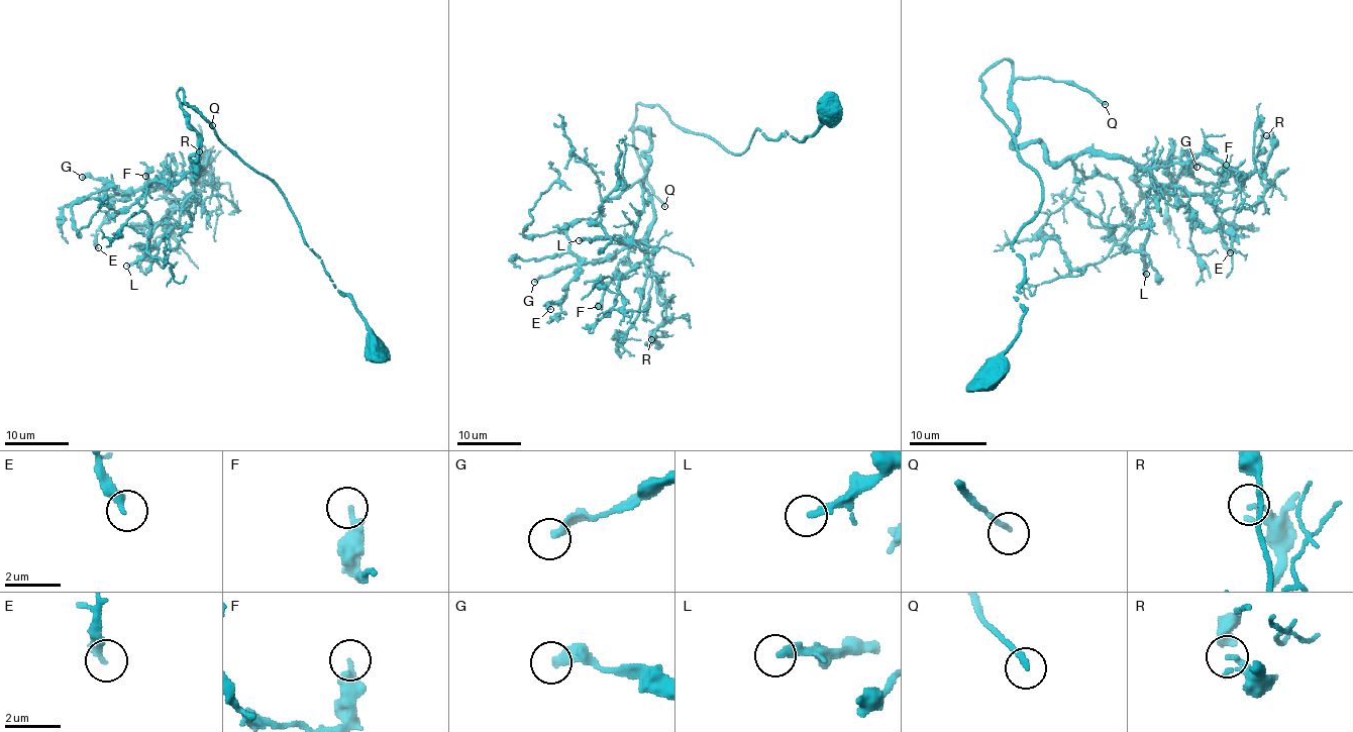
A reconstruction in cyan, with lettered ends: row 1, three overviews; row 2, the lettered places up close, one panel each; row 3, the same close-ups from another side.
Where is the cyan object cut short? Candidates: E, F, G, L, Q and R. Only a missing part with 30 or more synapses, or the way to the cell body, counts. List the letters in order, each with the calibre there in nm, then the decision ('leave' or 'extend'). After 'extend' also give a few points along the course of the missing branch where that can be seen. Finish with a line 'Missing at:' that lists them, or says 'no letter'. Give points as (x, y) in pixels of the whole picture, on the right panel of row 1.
E: 300 nm | leave
F: 340 nm | leave
G: 320 nm | leave
L: 280 nm | extend | (1146, 274), (1159, 274), (1163, 280), (1163, 286), (1150, 303), (1148, 349), (1132, 336), (1132, 324)
Q: 200 nm | extend | (1105, 104), (1123, 108), (1142, 169), (1130, 231), (1096, 265), (1077, 307), (1089, 412)
R: 160 nm | leave
Missing at: L, Q

